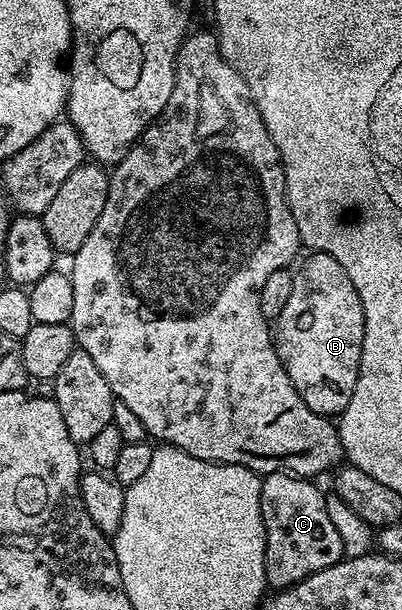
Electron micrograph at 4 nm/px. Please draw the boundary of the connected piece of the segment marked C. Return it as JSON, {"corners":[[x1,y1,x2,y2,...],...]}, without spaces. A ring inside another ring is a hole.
{"corners":[[275,471,263,476,260,480,260,508,266,537,264,577,269,588,292,587,298,581,302,581,330,565,339,563,341,559,345,558,342,538,339,537,333,522,327,516,325,492,320,492,312,483,315,482,311,478,289,475,287,471]]}

